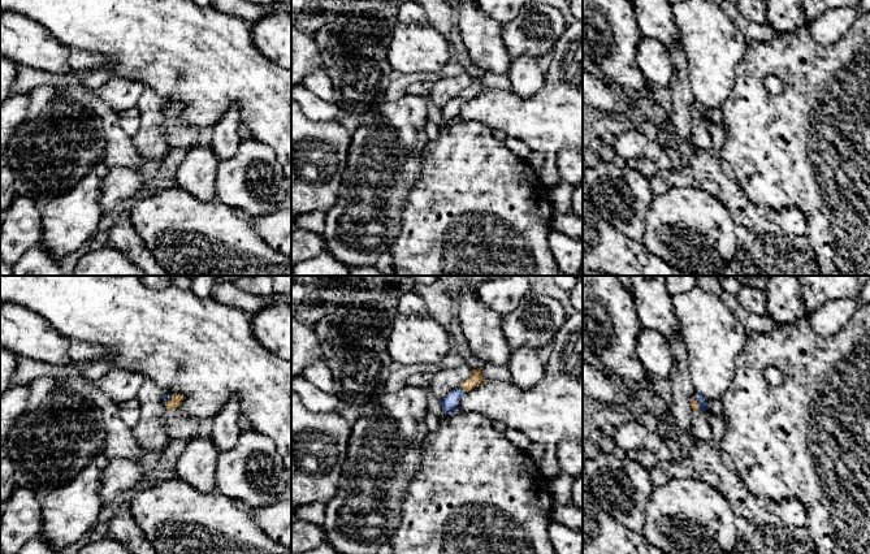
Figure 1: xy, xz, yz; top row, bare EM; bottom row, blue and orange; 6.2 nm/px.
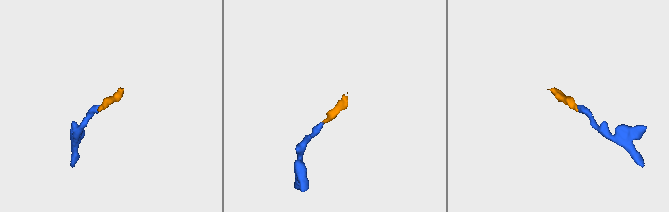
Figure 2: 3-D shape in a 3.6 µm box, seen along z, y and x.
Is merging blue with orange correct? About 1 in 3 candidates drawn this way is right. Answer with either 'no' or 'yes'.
yes

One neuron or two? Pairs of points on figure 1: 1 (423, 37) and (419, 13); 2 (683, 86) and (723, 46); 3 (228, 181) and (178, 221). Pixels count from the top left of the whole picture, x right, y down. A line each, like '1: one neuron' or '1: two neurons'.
1: two neurons
2: two neurons
3: two neurons

